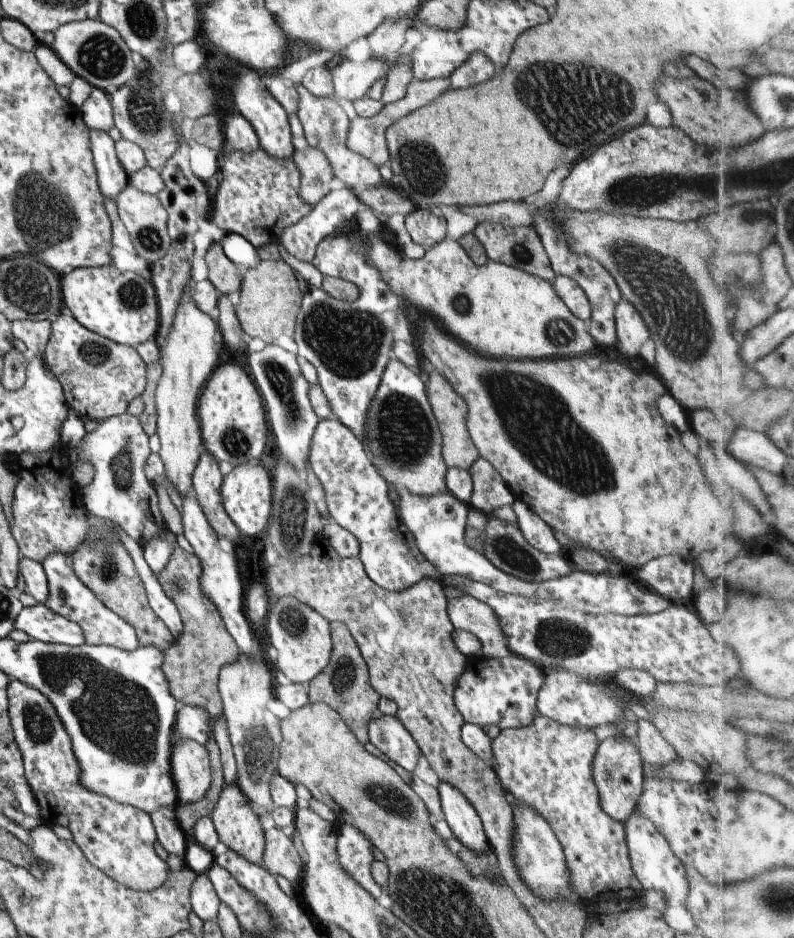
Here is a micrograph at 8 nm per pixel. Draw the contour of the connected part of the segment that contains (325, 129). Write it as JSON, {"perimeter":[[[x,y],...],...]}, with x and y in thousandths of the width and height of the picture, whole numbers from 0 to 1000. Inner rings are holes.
{"perimeter":[[[375,90],[372,94],[378,107],[374,124],[380,131],[380,135],[383,135],[385,151],[388,151],[388,156],[408,162],[408,166],[411,166],[411,171],[418,179],[423,196],[437,198],[447,205],[476,198],[481,194],[477,179],[469,175],[463,168],[456,167],[456,164],[442,160],[436,154],[441,129],[428,110],[418,103],[401,104],[393,98],[388,98],[380,90]]]}

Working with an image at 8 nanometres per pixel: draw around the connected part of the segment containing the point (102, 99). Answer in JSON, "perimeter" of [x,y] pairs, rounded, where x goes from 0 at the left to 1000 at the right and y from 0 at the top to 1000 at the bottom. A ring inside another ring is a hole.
{"perimeter":[[[118,93],[101,117],[106,131],[112,136],[136,141],[144,134],[140,102],[127,95]]]}

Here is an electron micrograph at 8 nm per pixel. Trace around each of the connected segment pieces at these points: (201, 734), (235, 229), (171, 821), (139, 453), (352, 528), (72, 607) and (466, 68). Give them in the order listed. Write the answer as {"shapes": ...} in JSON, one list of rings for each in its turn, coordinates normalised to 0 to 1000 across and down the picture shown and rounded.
{"shapes":[[[[223,748],[222,768],[217,774],[215,793],[247,789],[257,794],[264,789],[264,763],[254,753],[237,753]]],[[[330,157],[325,158],[317,164],[310,162],[282,162],[273,168],[276,181],[280,182],[282,190],[280,194],[275,193],[272,201],[267,210],[266,235],[276,243],[276,246],[283,248],[302,249],[317,262],[324,265],[340,259],[350,259],[353,249],[373,239],[375,235],[380,235],[383,230],[388,230],[393,226],[393,220],[385,217],[378,211],[378,200],[385,195],[378,190],[378,181],[370,175],[369,168],[343,168]]],[[[199,861],[189,868],[191,878],[194,878],[198,896],[213,910],[236,916],[241,904],[234,901],[232,887],[227,884],[222,875],[220,861]]],[[[157,440],[126,450],[118,461],[103,467],[96,479],[98,489],[113,493],[120,502],[117,514],[102,520],[103,533],[113,547],[149,557],[149,561],[178,583],[207,571],[209,559],[202,545],[198,520],[181,502],[184,490],[191,484],[188,466],[174,445]]],[[[423,446],[403,447],[393,463],[388,488],[408,519],[417,553],[451,574],[451,595],[469,620],[492,631],[516,627],[531,620],[531,616],[544,616],[557,625],[569,623],[564,613],[549,610],[547,601],[526,586],[516,563],[501,551],[489,529],[491,517],[479,507],[476,497],[469,495],[460,475],[443,459]]],[[[71,588],[71,591],[63,591],[53,599],[63,627],[63,635],[57,646],[68,650],[71,655],[96,663],[103,670],[111,688],[140,688],[156,694],[169,694],[175,691],[176,682],[169,667],[161,661],[152,659],[144,650],[135,648],[126,638],[116,633],[111,625],[106,625],[106,620],[96,614],[88,595],[86,591]]],[[[592,58],[592,62],[567,81],[567,94],[584,94],[615,87],[625,79],[623,70],[610,58]]]]}

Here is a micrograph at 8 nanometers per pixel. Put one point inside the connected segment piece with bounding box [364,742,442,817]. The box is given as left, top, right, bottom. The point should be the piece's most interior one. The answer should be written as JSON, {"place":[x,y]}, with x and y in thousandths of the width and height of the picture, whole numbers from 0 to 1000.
{"place":[540,848]}

